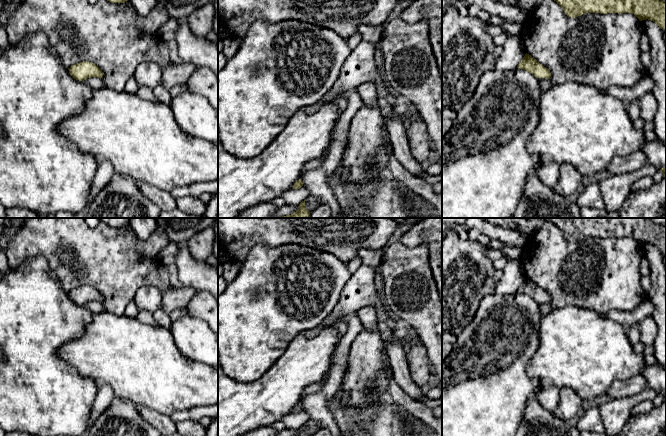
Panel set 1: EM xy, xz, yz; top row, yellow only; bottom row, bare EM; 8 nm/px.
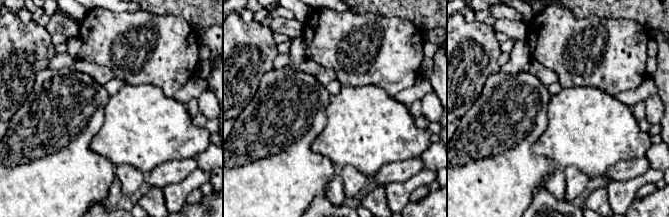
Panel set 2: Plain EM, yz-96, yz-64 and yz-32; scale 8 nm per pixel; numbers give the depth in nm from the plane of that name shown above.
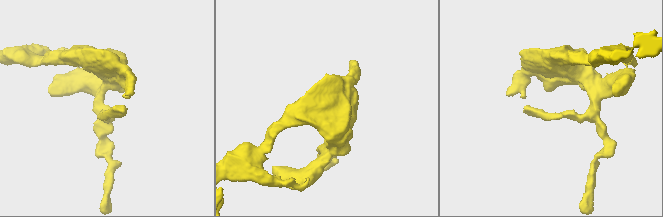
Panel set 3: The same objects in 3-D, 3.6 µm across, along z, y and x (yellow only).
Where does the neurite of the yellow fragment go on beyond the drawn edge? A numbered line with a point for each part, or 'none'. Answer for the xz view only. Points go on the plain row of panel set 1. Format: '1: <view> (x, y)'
none

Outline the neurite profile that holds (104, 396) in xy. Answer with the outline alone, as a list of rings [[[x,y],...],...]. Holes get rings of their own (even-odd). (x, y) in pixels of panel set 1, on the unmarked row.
[[[102,382],[98,384],[98,390],[92,404],[90,413],[90,424],[93,423],[101,413],[110,405],[115,397],[109,384]]]

